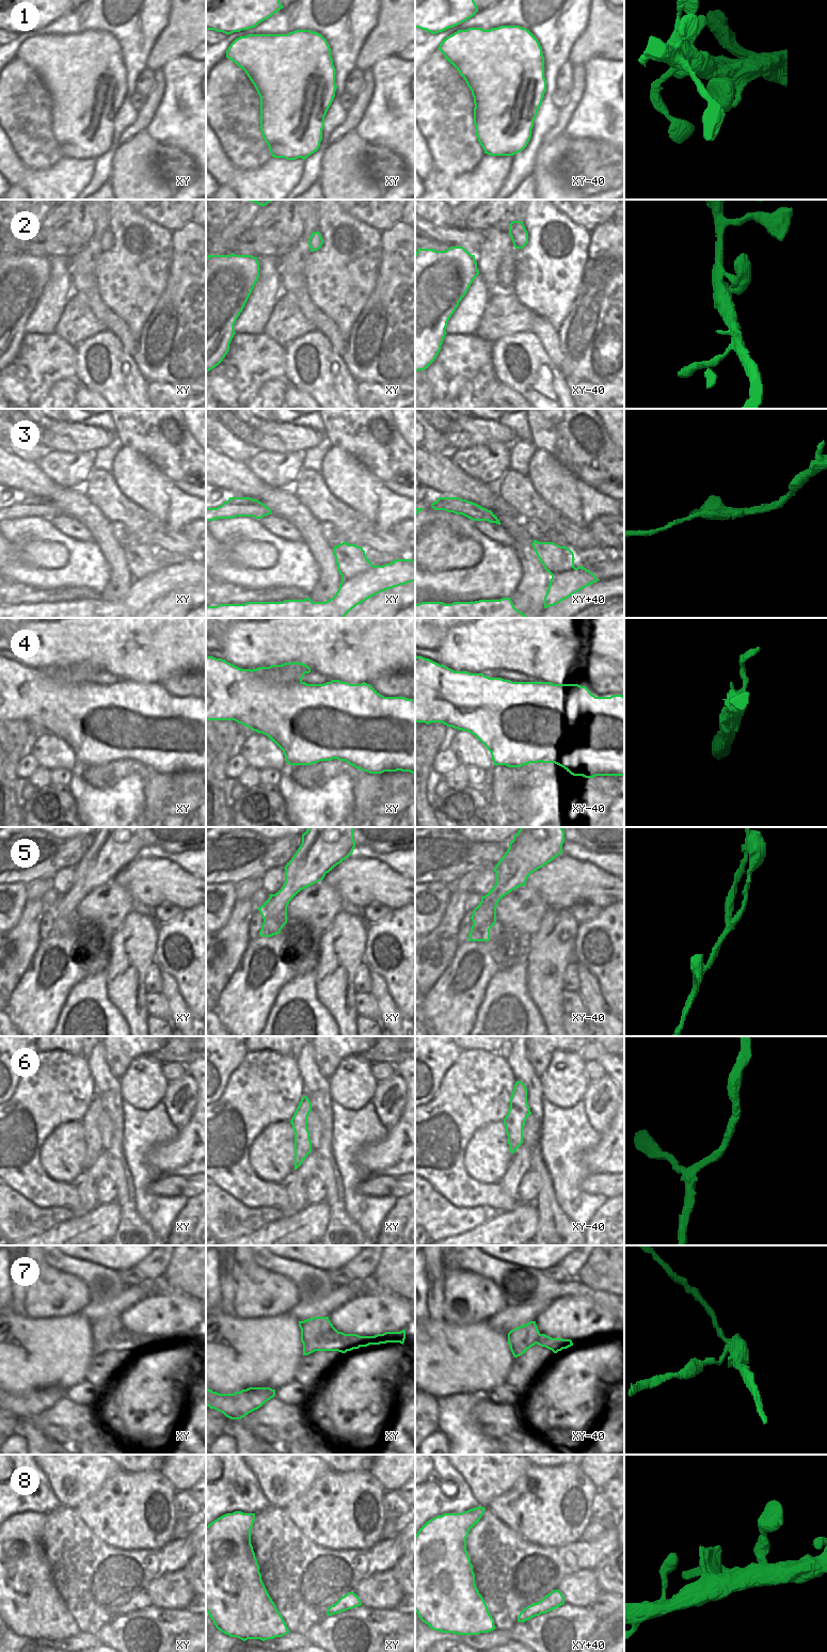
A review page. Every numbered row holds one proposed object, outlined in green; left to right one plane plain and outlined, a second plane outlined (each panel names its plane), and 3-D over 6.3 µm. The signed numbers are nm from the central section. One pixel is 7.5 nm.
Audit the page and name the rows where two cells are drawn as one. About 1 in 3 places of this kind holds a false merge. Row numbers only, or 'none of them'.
3, 4, 7, 8

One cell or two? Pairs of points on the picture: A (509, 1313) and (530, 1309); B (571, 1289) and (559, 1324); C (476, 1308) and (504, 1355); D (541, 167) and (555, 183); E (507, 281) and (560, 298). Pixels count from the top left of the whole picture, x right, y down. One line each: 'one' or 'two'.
A: one
B: two
C: two
D: one
E: two

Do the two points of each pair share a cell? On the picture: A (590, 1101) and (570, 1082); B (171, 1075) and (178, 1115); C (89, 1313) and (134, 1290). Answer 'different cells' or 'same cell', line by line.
A: different cells
B: different cells
C: same cell

